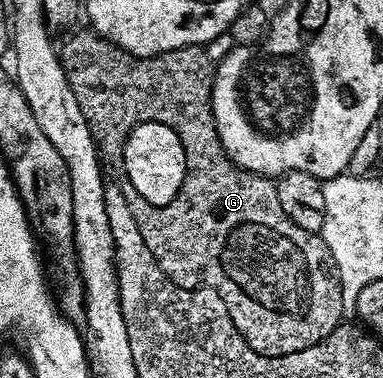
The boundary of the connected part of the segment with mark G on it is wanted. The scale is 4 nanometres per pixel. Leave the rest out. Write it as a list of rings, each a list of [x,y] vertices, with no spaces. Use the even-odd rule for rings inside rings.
[[[78,29],[69,47],[63,50],[61,67],[65,70],[67,84],[71,84],[71,92],[75,92],[75,100],[79,100],[79,108],[83,108],[93,137],[99,143],[100,153],[106,159],[120,159],[130,132],[141,122],[169,125],[186,149],[186,178],[181,191],[169,204],[153,206],[132,188],[125,190],[125,198],[143,232],[143,240],[147,240],[161,271],[176,286],[214,290],[227,304],[231,320],[245,337],[245,342],[266,358],[281,358],[322,342],[333,329],[342,325],[345,314],[333,258],[320,233],[299,228],[299,224],[283,212],[277,184],[272,177],[242,170],[229,159],[213,115],[215,63],[208,58],[206,47],[184,46],[140,58],[92,29],[84,29]]]

